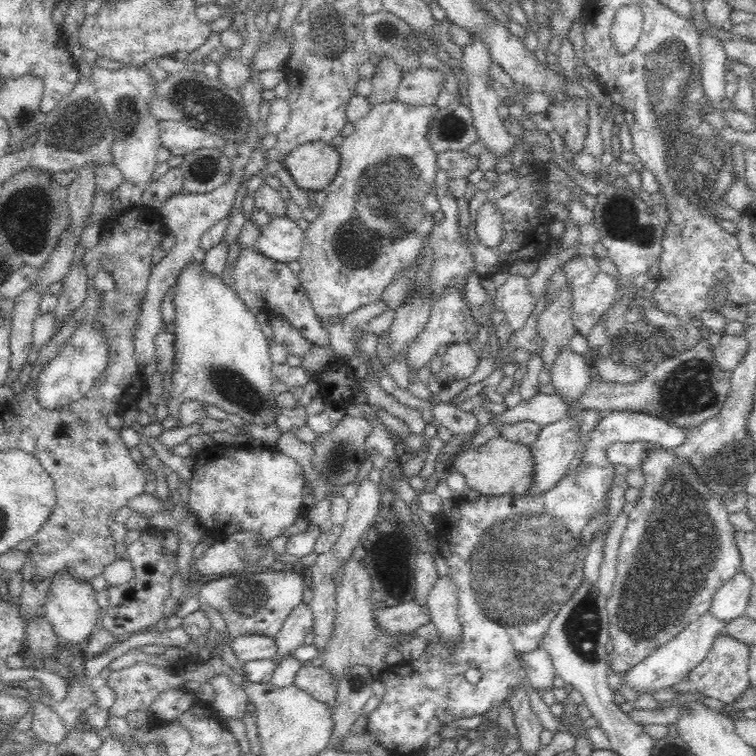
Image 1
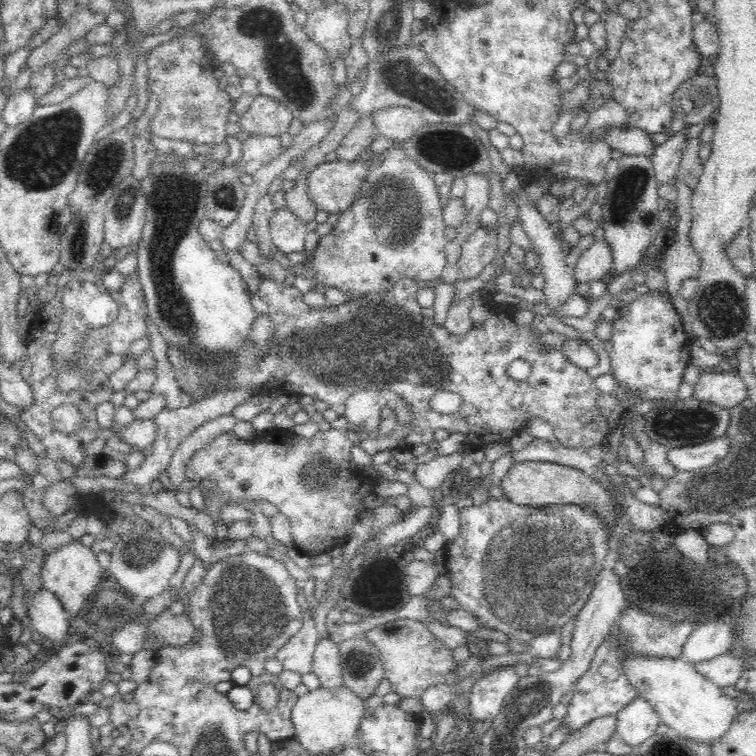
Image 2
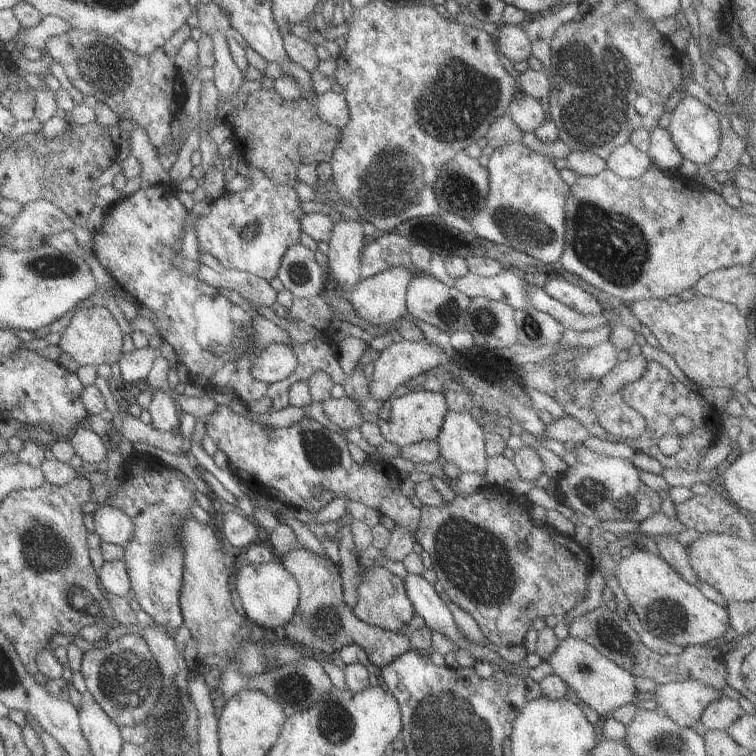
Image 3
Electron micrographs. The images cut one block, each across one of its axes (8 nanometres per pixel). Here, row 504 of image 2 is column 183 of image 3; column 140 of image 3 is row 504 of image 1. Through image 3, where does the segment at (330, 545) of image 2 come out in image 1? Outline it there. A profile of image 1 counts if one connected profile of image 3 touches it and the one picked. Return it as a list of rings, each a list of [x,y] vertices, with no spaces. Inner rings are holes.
[[[256,445],[228,450],[217,456],[196,456],[196,468],[187,483],[190,487],[189,511],[205,529],[226,534],[258,531],[270,540],[283,530],[306,518],[310,509],[302,498],[305,474],[295,460],[278,450],[265,450]]]

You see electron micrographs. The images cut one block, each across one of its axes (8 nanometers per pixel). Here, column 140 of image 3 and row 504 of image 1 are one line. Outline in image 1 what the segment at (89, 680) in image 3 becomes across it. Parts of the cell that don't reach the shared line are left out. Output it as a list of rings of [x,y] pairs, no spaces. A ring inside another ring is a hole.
[[[658,449],[652,451],[649,457],[645,458],[641,468],[646,484],[642,487],[640,498],[628,513],[627,527],[623,533],[616,559],[616,574],[612,584],[610,595],[607,596],[607,615],[609,618],[609,639],[612,643],[612,653],[608,655],[607,665],[614,675],[625,675],[632,670],[634,666],[640,664],[646,657],[649,657],[655,650],[664,646],[670,639],[680,634],[690,623],[696,622],[702,618],[703,614],[709,612],[712,599],[718,592],[718,589],[741,569],[741,554],[737,549],[735,534],[737,533],[728,519],[728,512],[724,509],[724,503],[718,499],[718,495],[710,492],[703,484],[703,481],[696,475],[696,471],[686,465],[686,461],[680,461],[674,457],[672,451]]]

